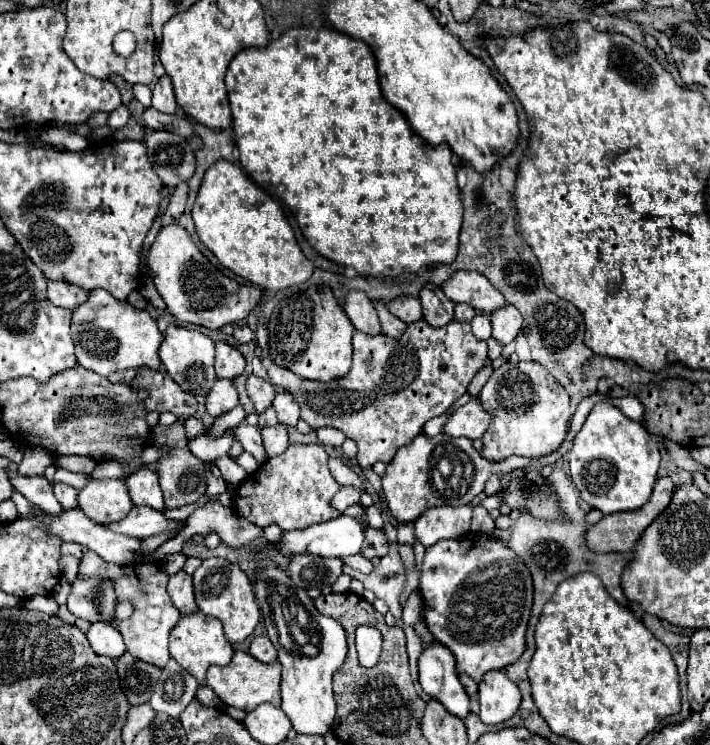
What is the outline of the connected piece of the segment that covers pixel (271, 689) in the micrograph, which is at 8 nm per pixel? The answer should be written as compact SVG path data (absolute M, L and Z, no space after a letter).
M234 651L234 657L228 665L224 667L208 667L206 671L206 685L222 699L222 703L242 709L242 711L252 711L260 703L272 703L280 707L280 673L282 667L278 661L274 663L260 663L252 655L244 651Z

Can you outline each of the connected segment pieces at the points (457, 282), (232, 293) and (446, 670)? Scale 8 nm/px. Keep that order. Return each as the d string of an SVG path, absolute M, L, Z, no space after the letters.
M456 271L444 281L442 291L454 303L468 303L476 311L492 313L506 305L504 295L478 271Z
M166 225L158 231L148 253L148 269L154 285L164 299L168 311L182 323L194 323L208 329L220 329L228 323L242 321L254 307L260 305L262 289L242 285L214 267L194 245L188 231L180 225Z
M428 643L418 659L418 681L422 689L440 701L452 715L464 719L470 713L470 699L458 681L454 655L440 643Z

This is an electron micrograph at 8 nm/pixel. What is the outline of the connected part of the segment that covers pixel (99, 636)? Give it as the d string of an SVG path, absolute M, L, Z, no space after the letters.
M102 621L92 623L86 637L88 637L90 647L94 649L96 655L106 655L106 657L118 659L126 651L120 631L110 623L102 623Z

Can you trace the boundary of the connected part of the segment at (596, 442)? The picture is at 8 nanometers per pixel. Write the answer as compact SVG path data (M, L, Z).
M598 403L574 437L574 447L566 453L568 473L582 499L602 513L640 509L652 493L660 467L658 437L644 431L642 423L624 417L616 407Z

